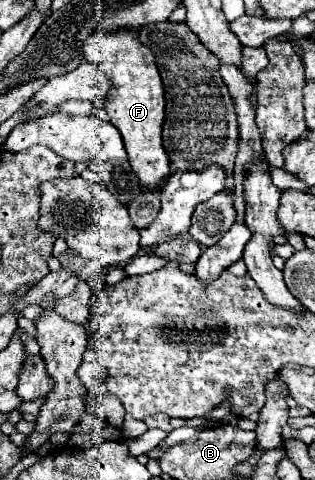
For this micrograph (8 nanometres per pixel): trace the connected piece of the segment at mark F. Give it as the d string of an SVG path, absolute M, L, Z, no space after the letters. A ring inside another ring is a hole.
M134 30L122 32L94 32L84 44L84 58L104 70L112 80L112 90L106 98L106 112L110 122L120 130L124 138L124 148L128 152L128 162L134 168L140 184L158 192L170 174L168 156L162 146L162 122L164 122L164 92L160 72L156 68L154 56L148 46L144 46Z

